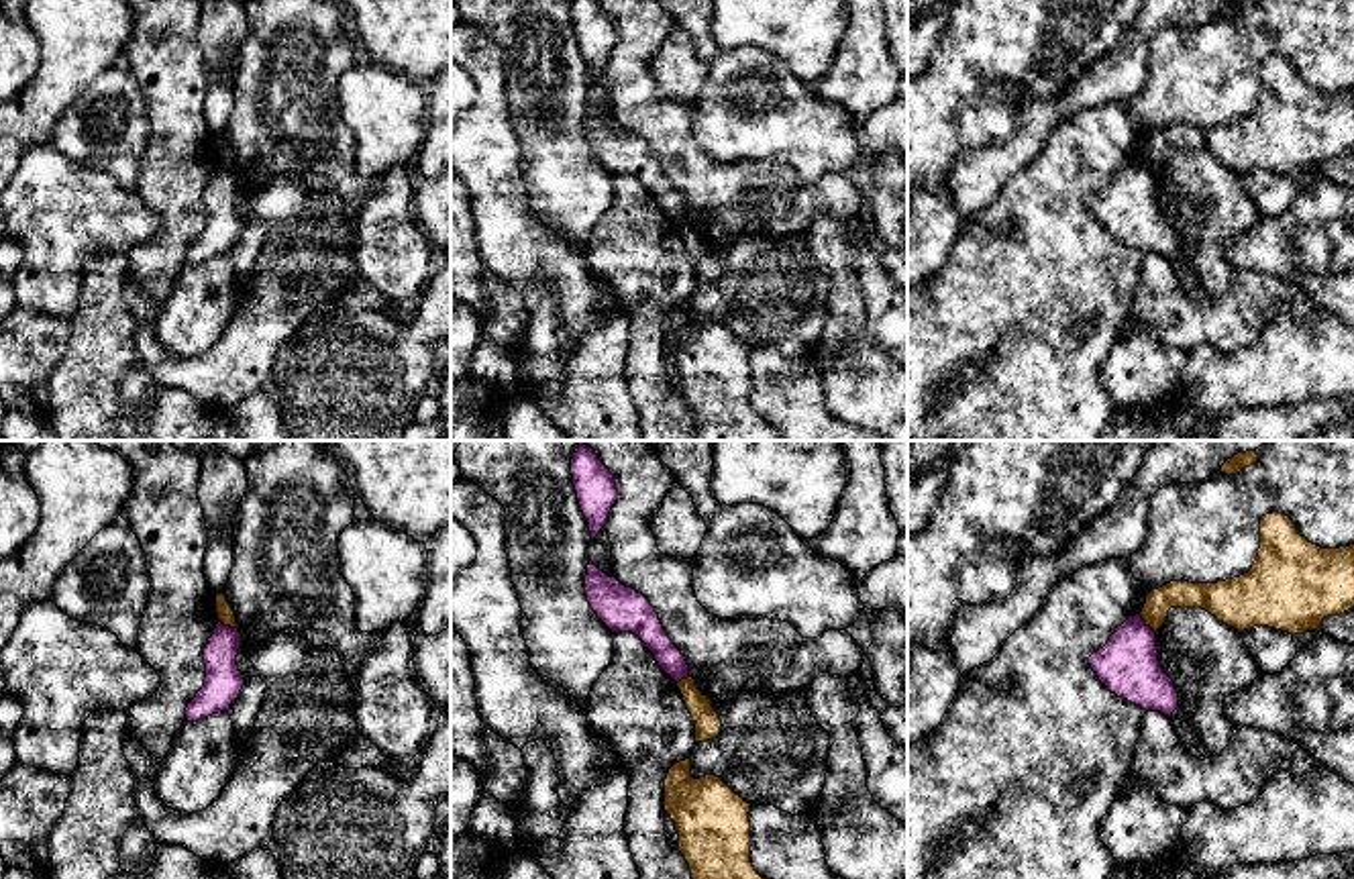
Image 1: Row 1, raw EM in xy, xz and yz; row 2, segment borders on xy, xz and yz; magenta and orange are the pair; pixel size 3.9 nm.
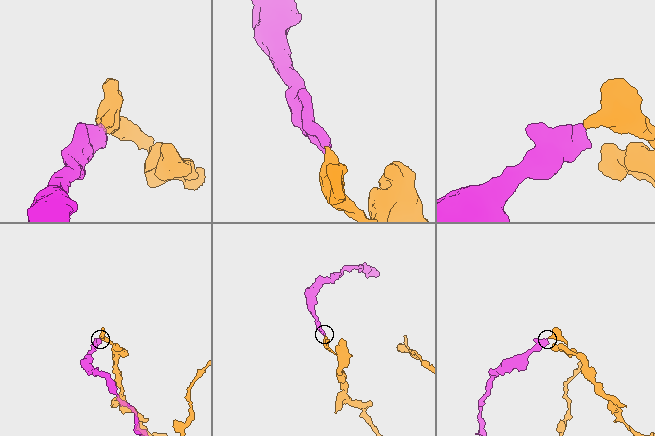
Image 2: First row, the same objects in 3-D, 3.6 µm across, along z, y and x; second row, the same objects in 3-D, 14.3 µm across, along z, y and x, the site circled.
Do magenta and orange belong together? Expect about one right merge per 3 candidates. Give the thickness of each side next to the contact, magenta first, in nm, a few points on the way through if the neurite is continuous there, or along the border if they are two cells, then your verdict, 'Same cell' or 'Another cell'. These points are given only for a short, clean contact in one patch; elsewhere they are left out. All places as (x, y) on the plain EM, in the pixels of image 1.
Thickness 240 nm (magenta) against 110 nm. Boundary: yz (1138, 158), (1155, 176). Another cell

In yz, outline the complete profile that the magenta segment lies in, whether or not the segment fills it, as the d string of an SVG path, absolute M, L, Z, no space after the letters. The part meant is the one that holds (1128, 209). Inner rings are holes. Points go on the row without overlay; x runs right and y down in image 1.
M1140 157L1130 159L1107 188L1089 200L1099 224L1142 253L1173 259L1179 237L1158 204L1156 175Z

